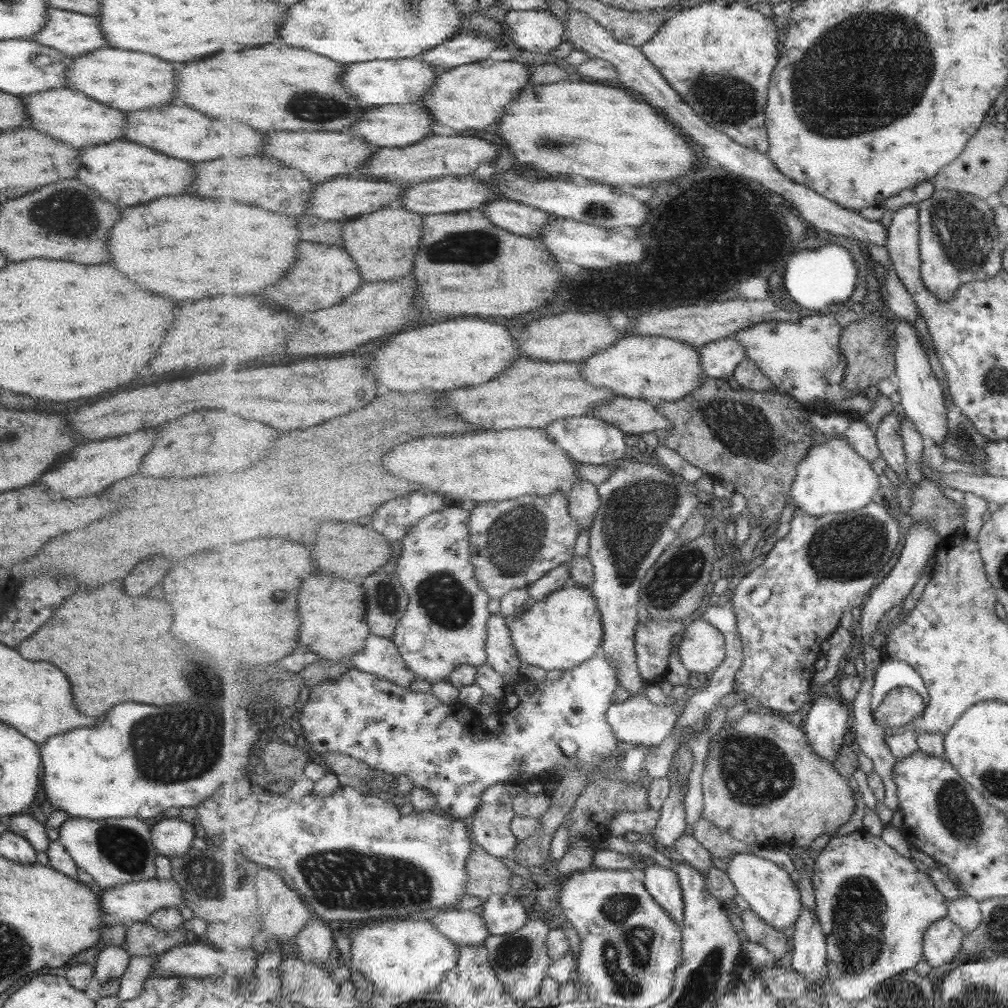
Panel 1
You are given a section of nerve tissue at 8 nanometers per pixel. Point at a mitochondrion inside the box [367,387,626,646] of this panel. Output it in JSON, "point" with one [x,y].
{"point":[514,542]}

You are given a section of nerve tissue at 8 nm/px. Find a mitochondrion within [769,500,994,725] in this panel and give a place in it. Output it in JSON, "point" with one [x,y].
{"point":[841,552]}

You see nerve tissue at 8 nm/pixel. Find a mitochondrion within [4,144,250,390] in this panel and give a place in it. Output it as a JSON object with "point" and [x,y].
{"point":[66,212]}

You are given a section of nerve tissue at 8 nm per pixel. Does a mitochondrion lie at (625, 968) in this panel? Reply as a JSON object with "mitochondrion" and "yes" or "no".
{"mitochondrion":"yes"}

